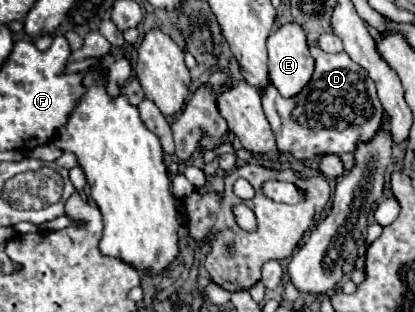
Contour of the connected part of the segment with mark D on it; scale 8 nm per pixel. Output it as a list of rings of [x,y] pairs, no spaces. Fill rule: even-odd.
[[[318,46],[310,48],[316,70],[310,82],[294,98],[282,98],[272,84],[260,90],[266,120],[272,126],[278,148],[300,162],[316,160],[324,154],[354,152],[356,144],[368,142],[382,128],[384,108],[378,100],[374,80],[346,52],[328,54]]]

